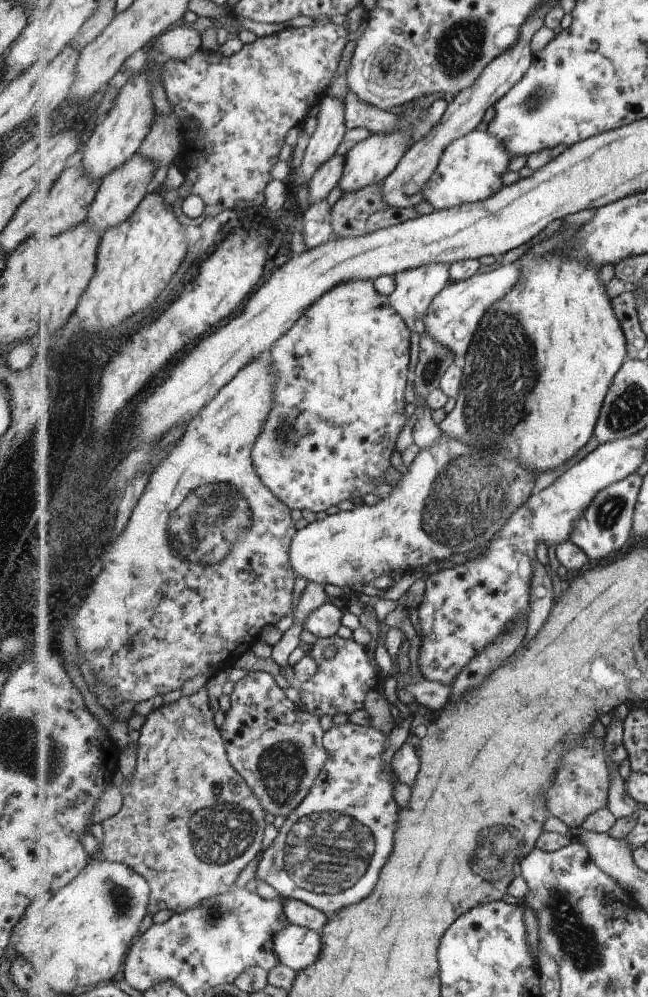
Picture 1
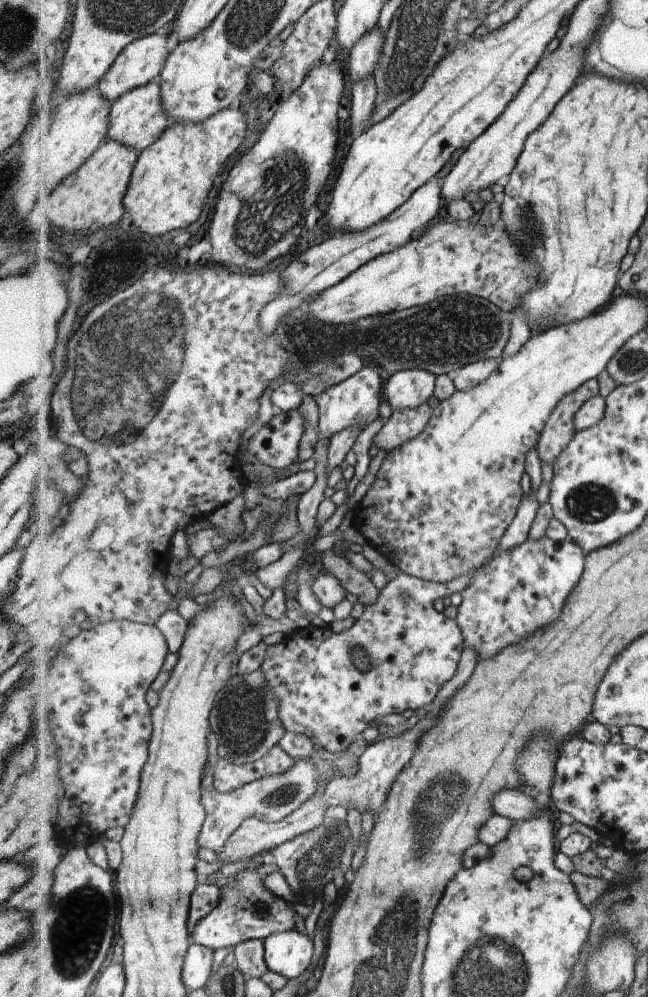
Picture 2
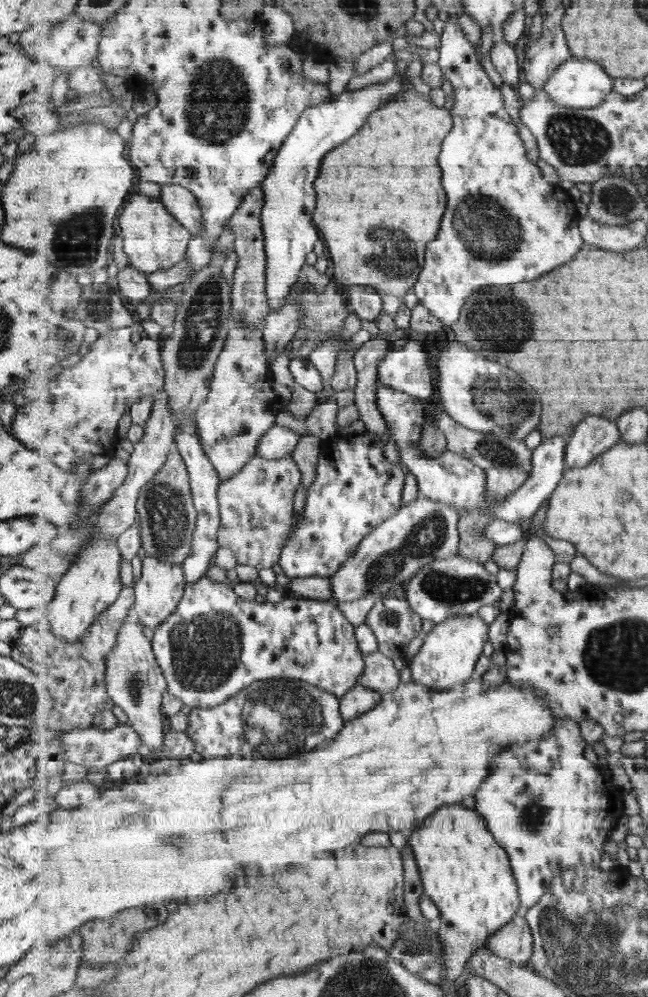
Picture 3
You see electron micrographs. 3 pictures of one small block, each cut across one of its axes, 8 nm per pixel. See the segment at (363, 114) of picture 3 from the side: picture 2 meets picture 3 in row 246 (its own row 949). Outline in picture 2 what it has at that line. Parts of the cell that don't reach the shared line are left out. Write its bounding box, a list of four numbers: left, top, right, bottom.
[264,930,315,979]

